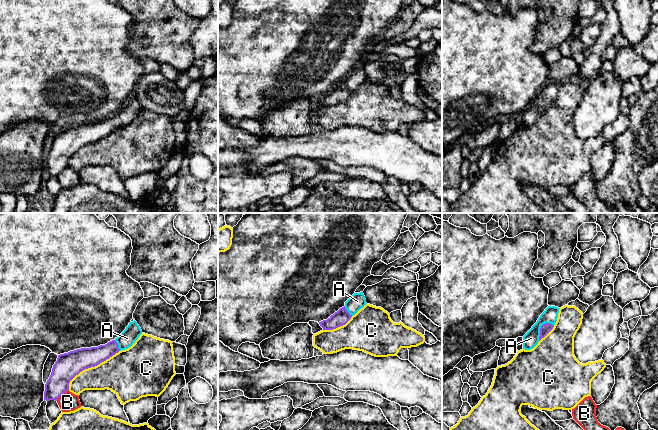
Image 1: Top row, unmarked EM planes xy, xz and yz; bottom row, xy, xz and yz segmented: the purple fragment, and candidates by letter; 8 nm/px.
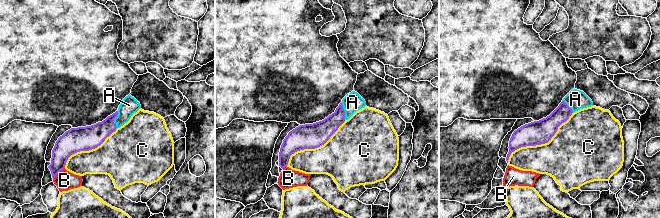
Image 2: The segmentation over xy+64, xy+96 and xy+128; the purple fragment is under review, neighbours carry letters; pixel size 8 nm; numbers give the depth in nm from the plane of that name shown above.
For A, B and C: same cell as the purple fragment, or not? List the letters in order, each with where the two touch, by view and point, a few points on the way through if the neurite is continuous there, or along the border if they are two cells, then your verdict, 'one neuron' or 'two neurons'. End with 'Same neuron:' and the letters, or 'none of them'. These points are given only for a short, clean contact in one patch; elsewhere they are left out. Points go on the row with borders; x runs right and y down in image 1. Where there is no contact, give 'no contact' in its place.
A: yz (541, 327) | across yz (547, 327), (541, 327), (531, 338) | one neuron
B: xy (62, 394) | along xy (68, 389), (56, 400) | two neurons
C: xy (90, 367) | two neurons
Same neuron: A

